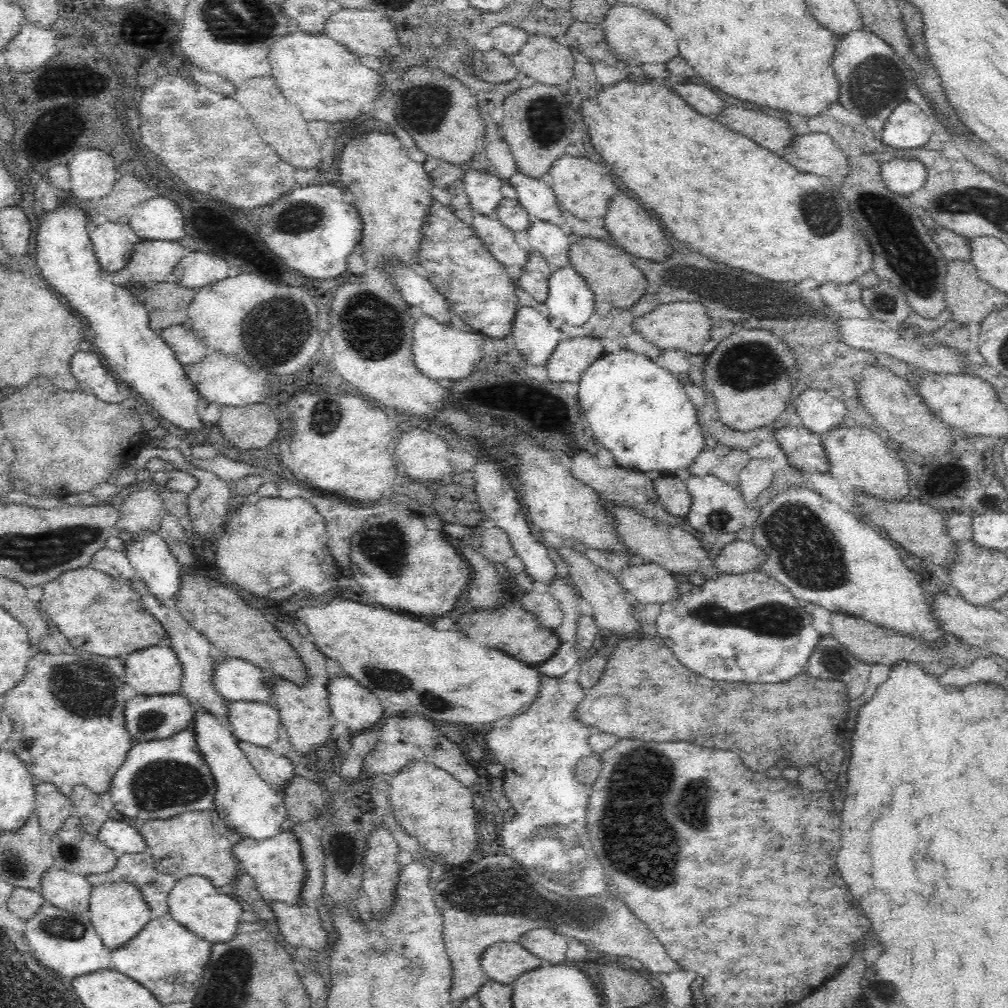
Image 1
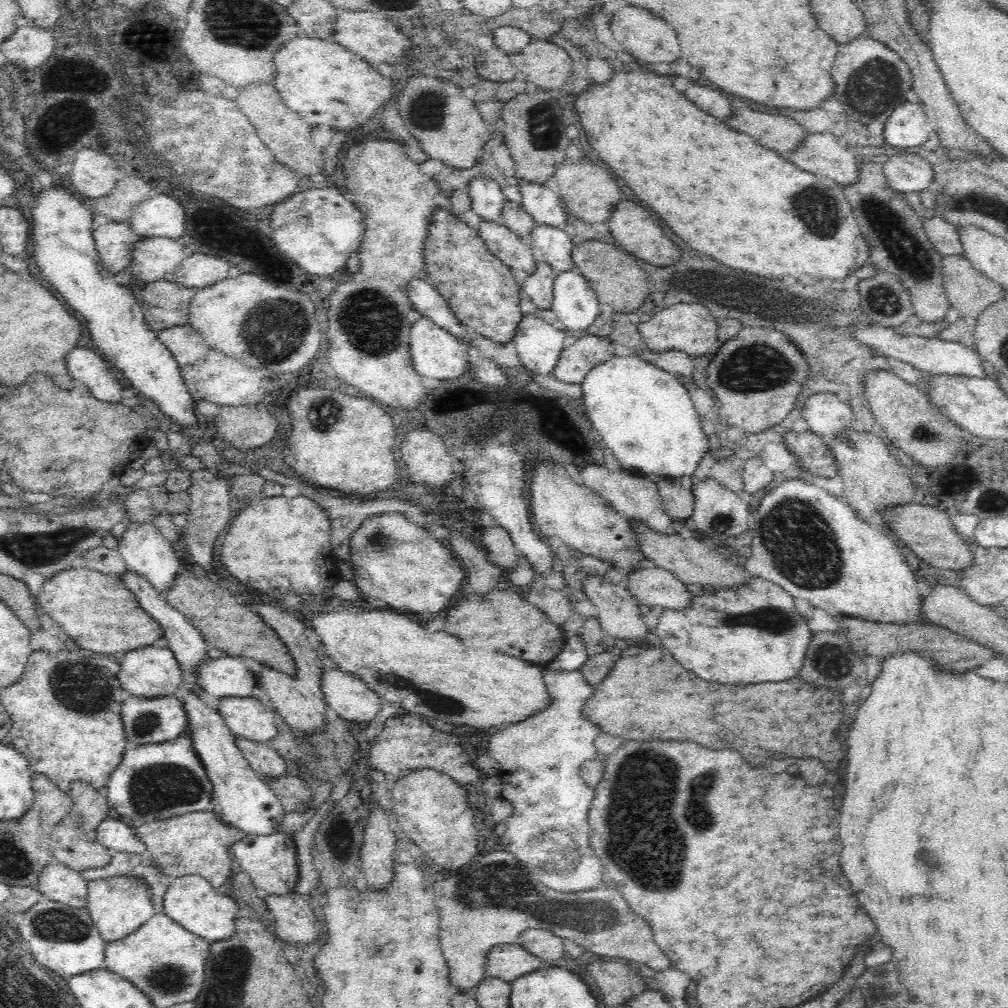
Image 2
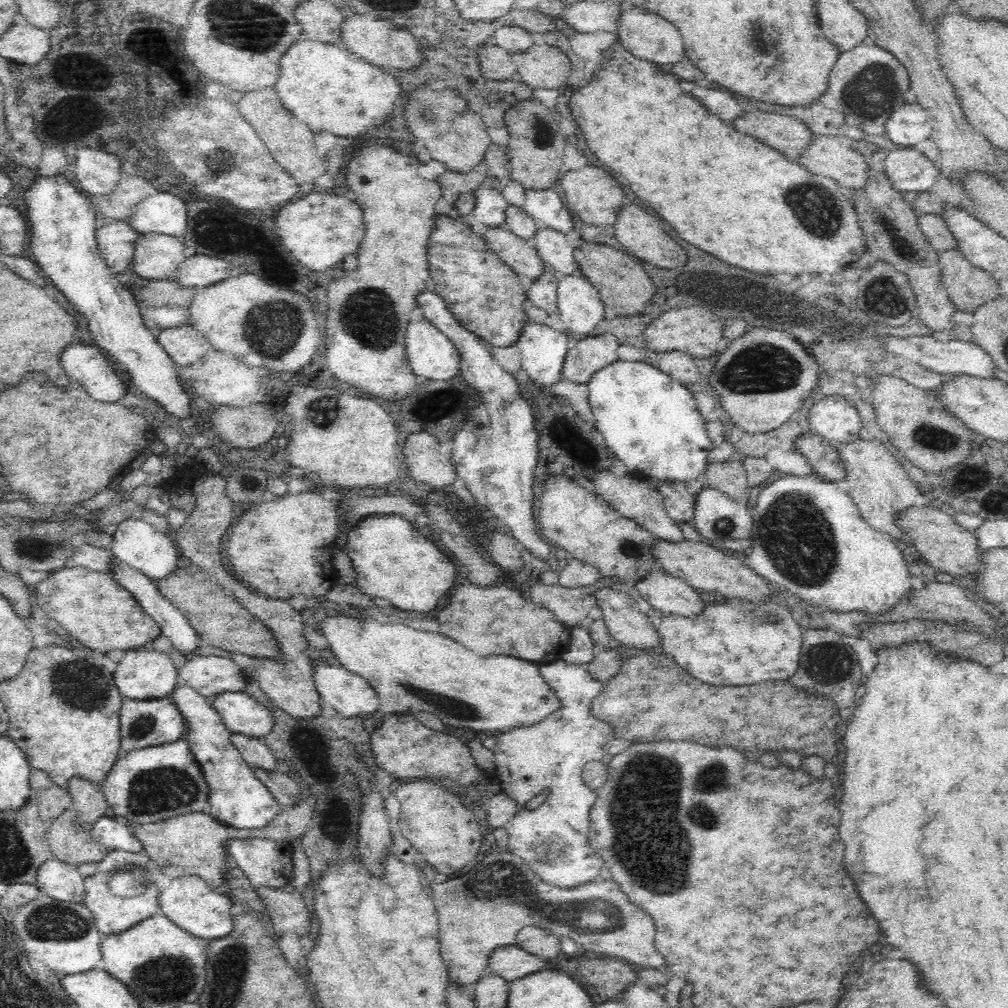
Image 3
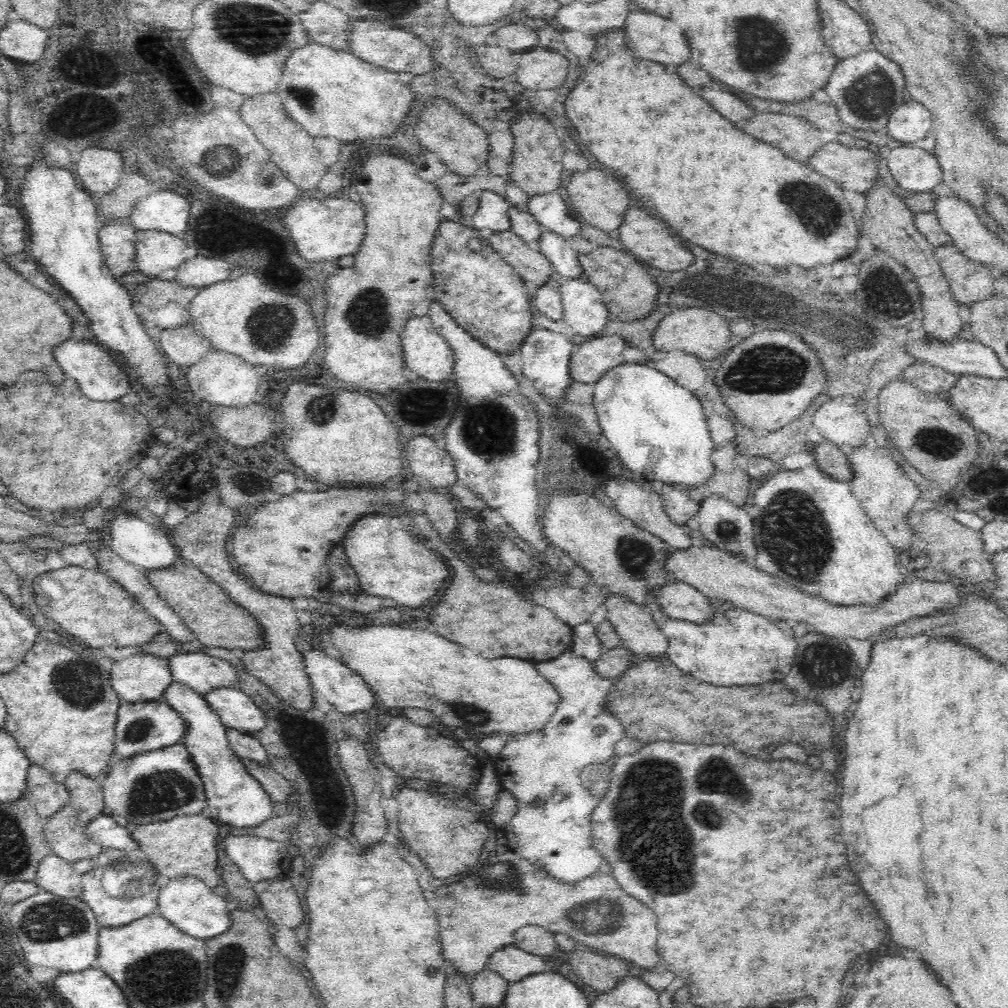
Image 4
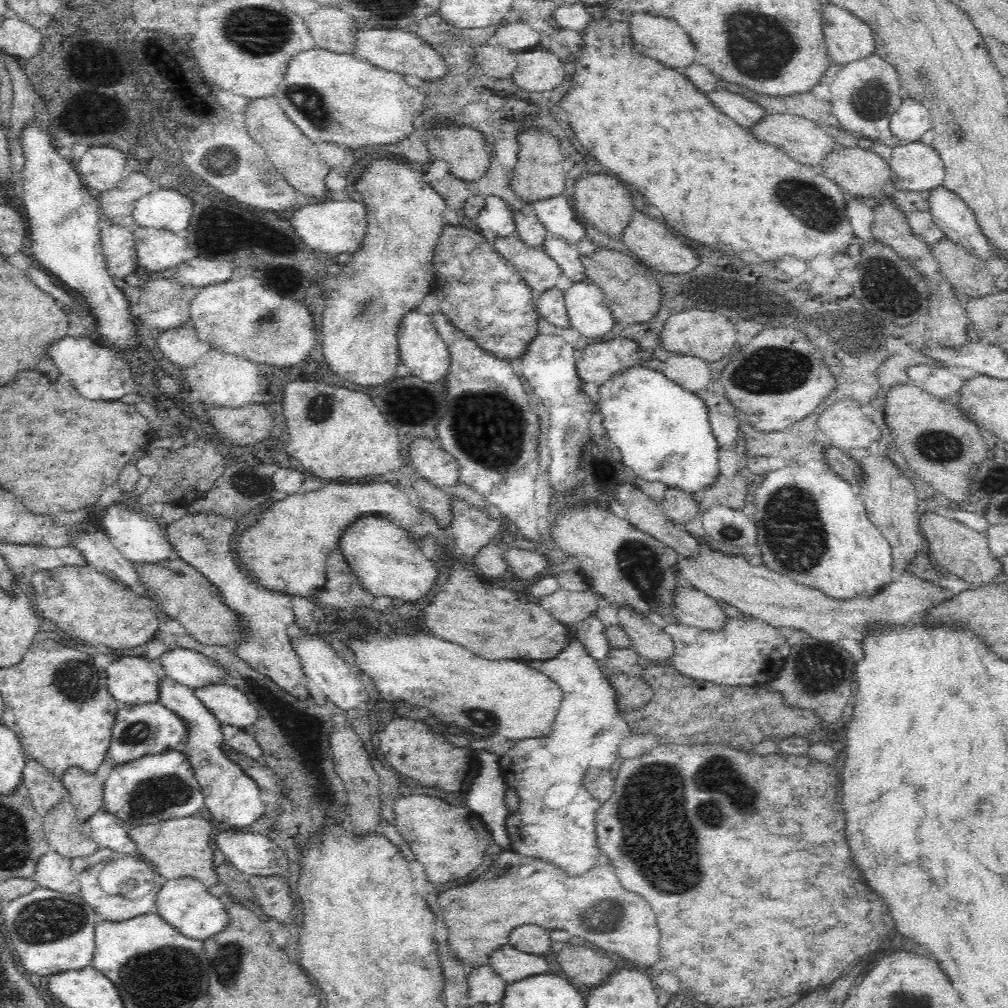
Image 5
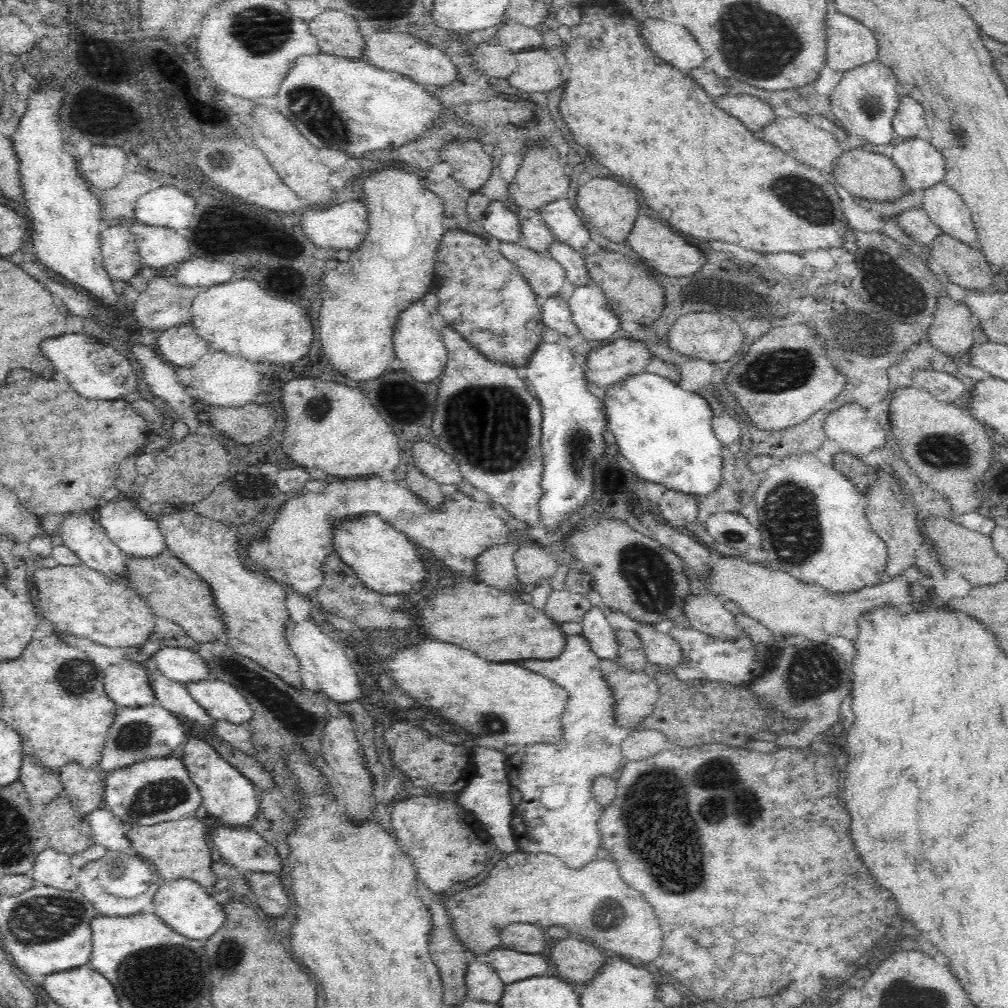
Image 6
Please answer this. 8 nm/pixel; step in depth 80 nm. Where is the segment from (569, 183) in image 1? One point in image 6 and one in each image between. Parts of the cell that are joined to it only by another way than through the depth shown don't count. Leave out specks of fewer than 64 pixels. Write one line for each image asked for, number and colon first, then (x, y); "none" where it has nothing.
2: (588, 191)
3: (591, 193)
4: (595, 198)
5: (601, 201)
6: (609, 206)

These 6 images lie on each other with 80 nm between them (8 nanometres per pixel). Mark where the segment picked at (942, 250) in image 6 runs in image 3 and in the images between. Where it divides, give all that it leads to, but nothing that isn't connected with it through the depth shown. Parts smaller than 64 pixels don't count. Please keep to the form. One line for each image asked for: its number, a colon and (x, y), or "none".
3: (969, 287)
4: (969, 282)
5: (968, 275)

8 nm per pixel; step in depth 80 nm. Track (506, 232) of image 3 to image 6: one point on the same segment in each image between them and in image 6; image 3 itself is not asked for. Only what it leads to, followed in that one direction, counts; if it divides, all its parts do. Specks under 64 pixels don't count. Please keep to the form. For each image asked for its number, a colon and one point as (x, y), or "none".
4: (534, 269)
5: (539, 271)
6: (545, 275)

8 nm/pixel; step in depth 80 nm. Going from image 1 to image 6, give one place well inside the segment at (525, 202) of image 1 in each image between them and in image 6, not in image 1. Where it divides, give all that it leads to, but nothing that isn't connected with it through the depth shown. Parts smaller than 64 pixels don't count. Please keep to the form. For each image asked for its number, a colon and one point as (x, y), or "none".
2: (541, 202)
3: (545, 206)
4: (551, 211)
5: (559, 218)
6: (564, 222)

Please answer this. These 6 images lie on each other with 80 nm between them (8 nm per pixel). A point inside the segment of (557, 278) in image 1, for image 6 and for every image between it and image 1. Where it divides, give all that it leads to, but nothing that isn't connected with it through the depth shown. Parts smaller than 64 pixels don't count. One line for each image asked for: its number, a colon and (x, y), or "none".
2: (574, 302)
3: (579, 304)
4: (584, 310)
5: (587, 313)
6: (594, 319)

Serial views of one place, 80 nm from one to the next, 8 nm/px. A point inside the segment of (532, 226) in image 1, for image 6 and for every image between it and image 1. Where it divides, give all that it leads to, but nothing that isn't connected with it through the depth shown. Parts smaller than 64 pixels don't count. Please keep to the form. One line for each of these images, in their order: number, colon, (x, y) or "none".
2: (555, 243)
3: (555, 251)
4: (563, 258)
5: (567, 256)
6: (572, 261)

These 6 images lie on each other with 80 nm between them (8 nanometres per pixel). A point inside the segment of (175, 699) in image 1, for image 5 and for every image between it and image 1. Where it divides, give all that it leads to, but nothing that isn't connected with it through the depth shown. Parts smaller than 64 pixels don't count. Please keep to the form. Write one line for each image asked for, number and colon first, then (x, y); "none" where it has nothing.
2: (146, 720)
3: (143, 723)
4: (142, 725)
5: (140, 729)

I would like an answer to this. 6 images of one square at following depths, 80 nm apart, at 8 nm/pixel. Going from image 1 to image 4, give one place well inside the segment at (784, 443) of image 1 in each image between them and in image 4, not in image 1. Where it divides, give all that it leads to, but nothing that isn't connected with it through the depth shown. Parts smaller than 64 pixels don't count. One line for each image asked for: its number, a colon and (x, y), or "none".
2: (811, 451)
3: (822, 456)
4: (832, 460)

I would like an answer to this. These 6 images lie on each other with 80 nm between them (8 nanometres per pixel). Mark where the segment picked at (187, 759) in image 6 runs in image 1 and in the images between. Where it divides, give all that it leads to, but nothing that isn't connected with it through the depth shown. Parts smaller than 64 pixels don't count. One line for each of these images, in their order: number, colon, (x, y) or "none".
1: (244, 800)
2: (242, 799)
3: (238, 798)
4: (234, 796)
5: (231, 796)

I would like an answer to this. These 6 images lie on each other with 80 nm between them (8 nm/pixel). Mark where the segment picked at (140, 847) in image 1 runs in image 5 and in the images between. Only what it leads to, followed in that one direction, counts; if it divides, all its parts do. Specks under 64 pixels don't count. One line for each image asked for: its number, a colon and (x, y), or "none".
2: (115, 834)
3: (114, 833)
4: (104, 830)
5: (103, 828)

